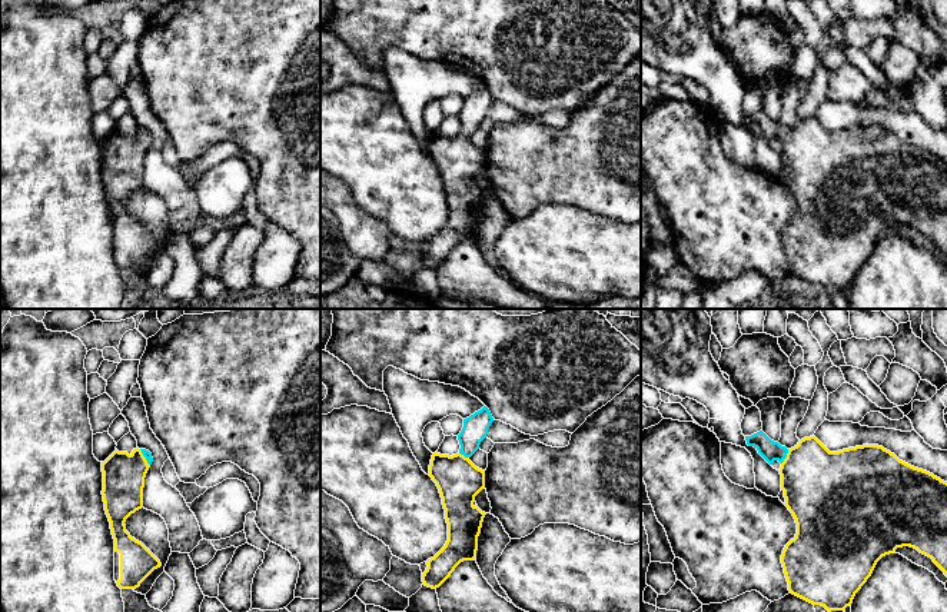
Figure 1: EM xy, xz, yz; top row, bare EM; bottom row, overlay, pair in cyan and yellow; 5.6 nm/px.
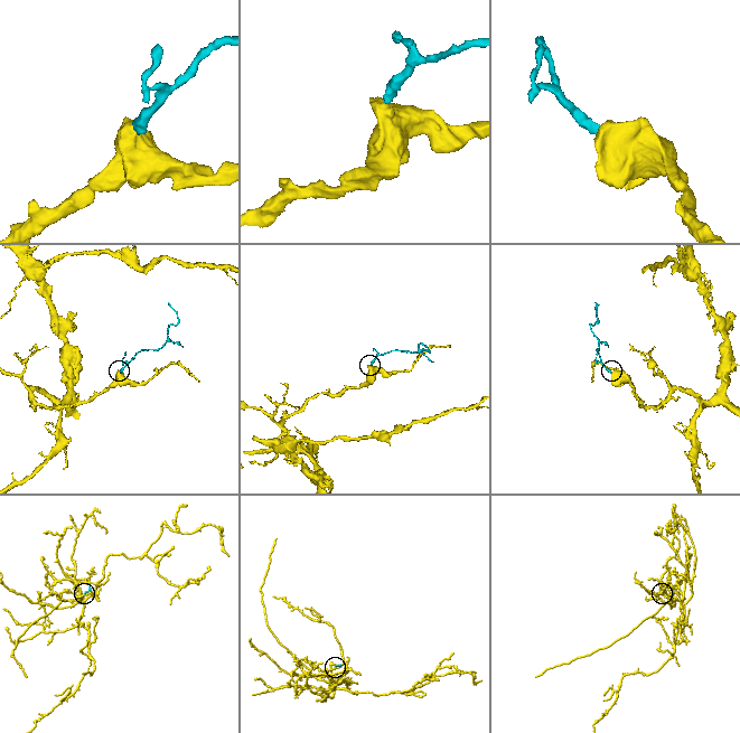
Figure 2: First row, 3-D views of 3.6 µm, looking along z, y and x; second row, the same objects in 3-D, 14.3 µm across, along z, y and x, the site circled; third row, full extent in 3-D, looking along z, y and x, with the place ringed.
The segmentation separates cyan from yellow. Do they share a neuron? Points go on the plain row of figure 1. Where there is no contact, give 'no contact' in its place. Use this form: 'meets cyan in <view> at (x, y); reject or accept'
meets cyan in yz at (786, 136); accept

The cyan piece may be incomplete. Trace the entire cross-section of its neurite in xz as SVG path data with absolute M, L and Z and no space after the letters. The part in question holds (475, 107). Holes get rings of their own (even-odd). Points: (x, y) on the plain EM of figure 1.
M486 86L463 99L458 114L461 129L456 134L435 132L429 144L429 156L436 163L445 199L448 220L431 239L422 255L425 266L439 267L463 240L476 240L478 216L485 192L474 184L475 176L485 167L485 150L476 147L469 137L486 117L494 97Z

